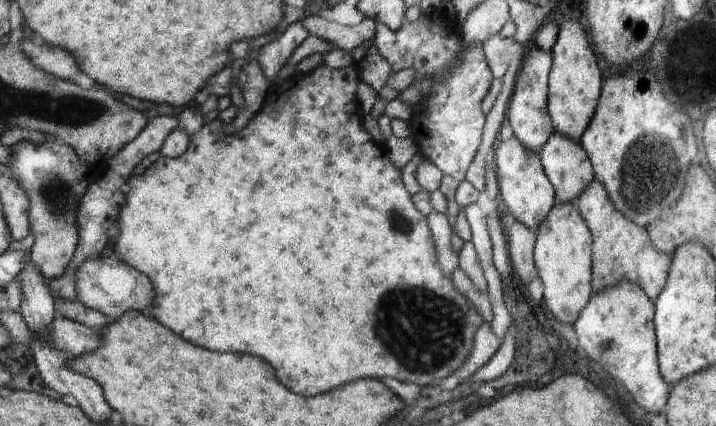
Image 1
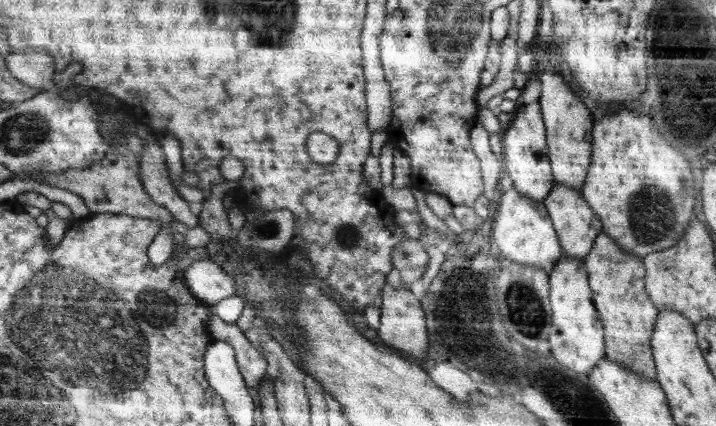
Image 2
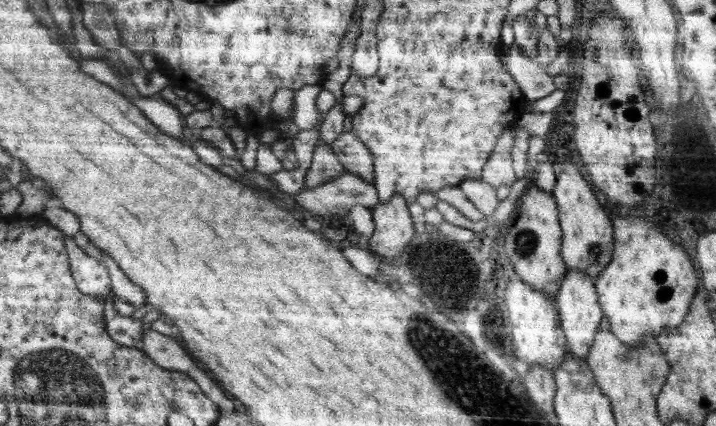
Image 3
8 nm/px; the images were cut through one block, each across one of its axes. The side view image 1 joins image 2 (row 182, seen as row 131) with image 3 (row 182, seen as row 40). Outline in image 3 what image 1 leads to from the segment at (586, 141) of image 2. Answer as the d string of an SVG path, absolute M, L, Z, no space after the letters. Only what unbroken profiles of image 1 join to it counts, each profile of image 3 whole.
M566 162L556 177L556 188L552 196L564 232L560 249L562 259L568 270L585 272L595 283L597 276L609 265L614 252L613 223L606 216L602 198L597 192L592 192L590 184L572 162Z

